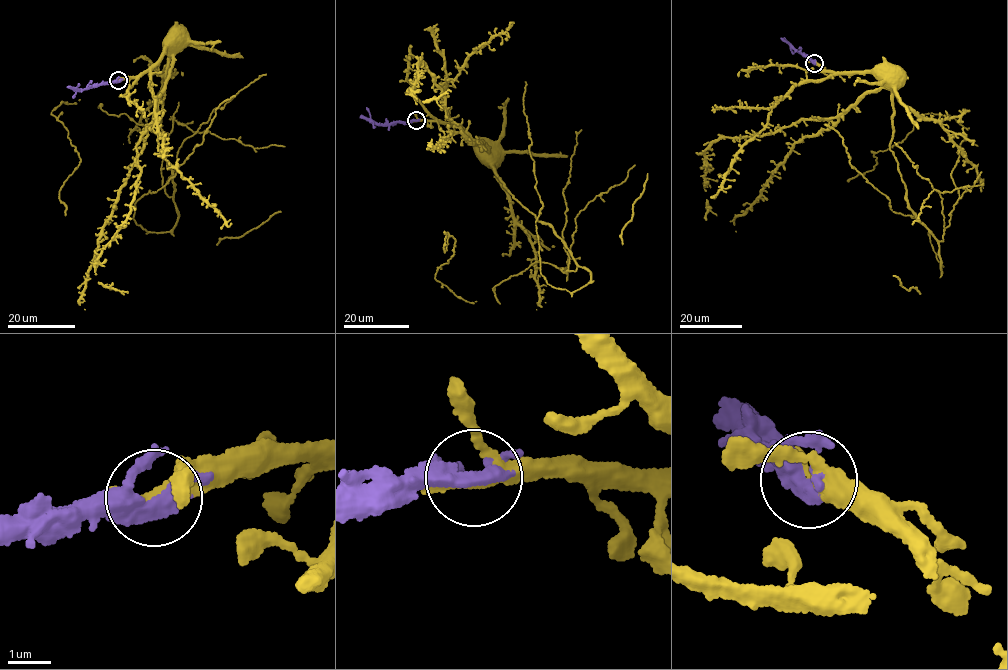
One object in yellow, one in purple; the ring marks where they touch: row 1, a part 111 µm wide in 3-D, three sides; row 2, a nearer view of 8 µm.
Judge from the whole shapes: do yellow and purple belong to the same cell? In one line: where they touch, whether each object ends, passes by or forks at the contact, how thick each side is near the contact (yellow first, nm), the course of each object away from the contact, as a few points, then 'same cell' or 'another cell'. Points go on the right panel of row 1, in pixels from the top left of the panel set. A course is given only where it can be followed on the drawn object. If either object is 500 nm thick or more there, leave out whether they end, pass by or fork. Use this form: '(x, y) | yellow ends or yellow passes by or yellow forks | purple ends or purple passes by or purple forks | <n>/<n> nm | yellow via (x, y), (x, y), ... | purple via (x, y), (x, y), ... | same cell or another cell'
(814, 63) | yellow passes by | purple forks | 240/320 nm | yellow via (814, 63), (835, 74), (886, 71) | purple via (814, 63), (781, 38) | same cell

